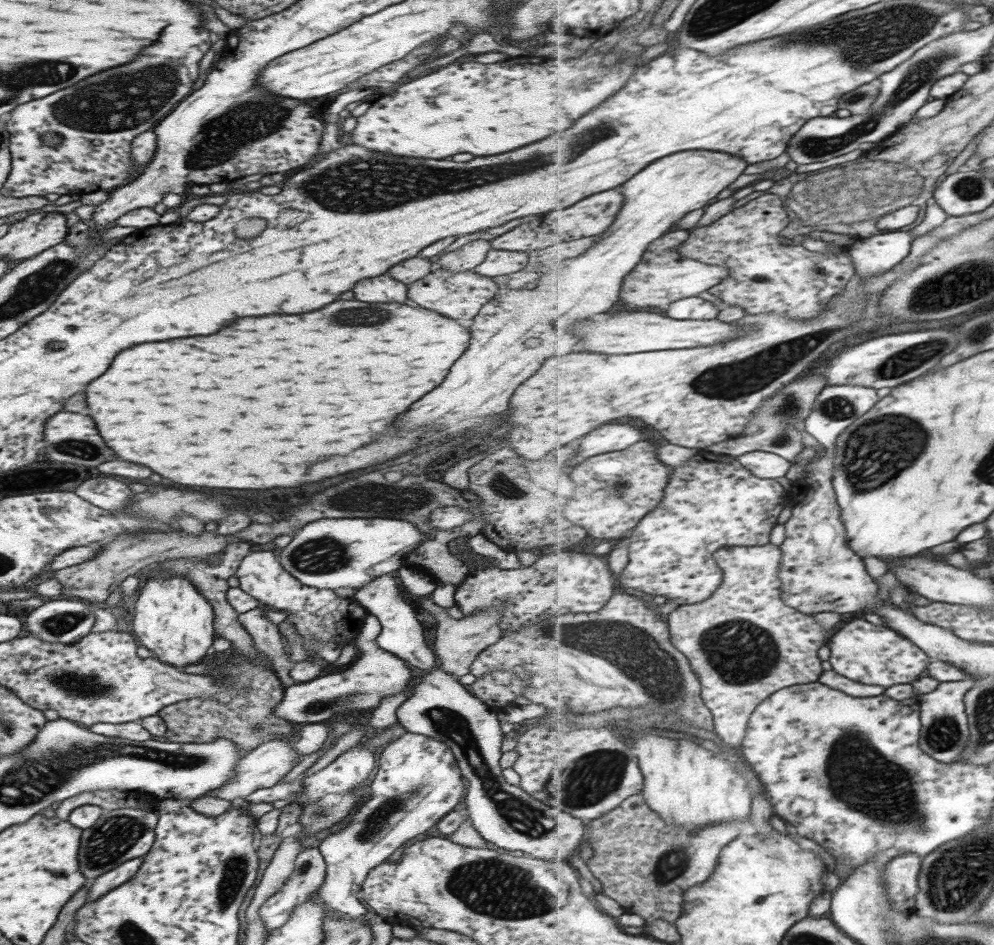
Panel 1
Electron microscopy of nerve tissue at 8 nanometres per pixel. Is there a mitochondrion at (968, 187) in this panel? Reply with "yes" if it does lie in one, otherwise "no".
yes

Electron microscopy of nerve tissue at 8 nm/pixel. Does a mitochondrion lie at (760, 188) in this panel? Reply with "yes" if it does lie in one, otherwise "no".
no

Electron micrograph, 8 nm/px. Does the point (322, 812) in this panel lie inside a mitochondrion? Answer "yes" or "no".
yes

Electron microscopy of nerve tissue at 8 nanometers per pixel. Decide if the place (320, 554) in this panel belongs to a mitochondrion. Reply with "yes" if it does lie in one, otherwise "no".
yes

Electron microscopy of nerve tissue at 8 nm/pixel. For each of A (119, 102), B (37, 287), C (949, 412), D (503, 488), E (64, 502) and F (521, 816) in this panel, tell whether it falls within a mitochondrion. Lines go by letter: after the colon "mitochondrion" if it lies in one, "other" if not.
A: mitochondrion
B: mitochondrion
C: other
D: mitochondrion
E: other
F: mitochondrion

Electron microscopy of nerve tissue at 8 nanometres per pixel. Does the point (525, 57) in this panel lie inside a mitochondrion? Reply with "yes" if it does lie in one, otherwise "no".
no

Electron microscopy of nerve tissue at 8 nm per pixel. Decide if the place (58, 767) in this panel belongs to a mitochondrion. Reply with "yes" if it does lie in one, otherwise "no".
yes

